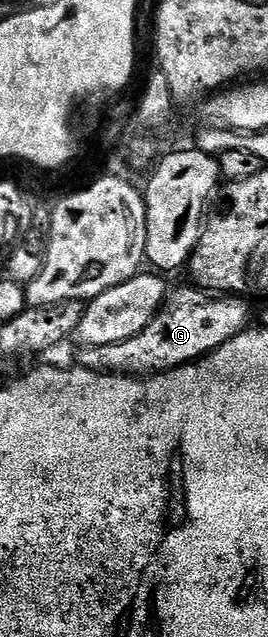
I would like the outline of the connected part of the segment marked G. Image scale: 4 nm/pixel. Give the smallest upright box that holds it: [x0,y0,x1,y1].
[75,286,252,378]

